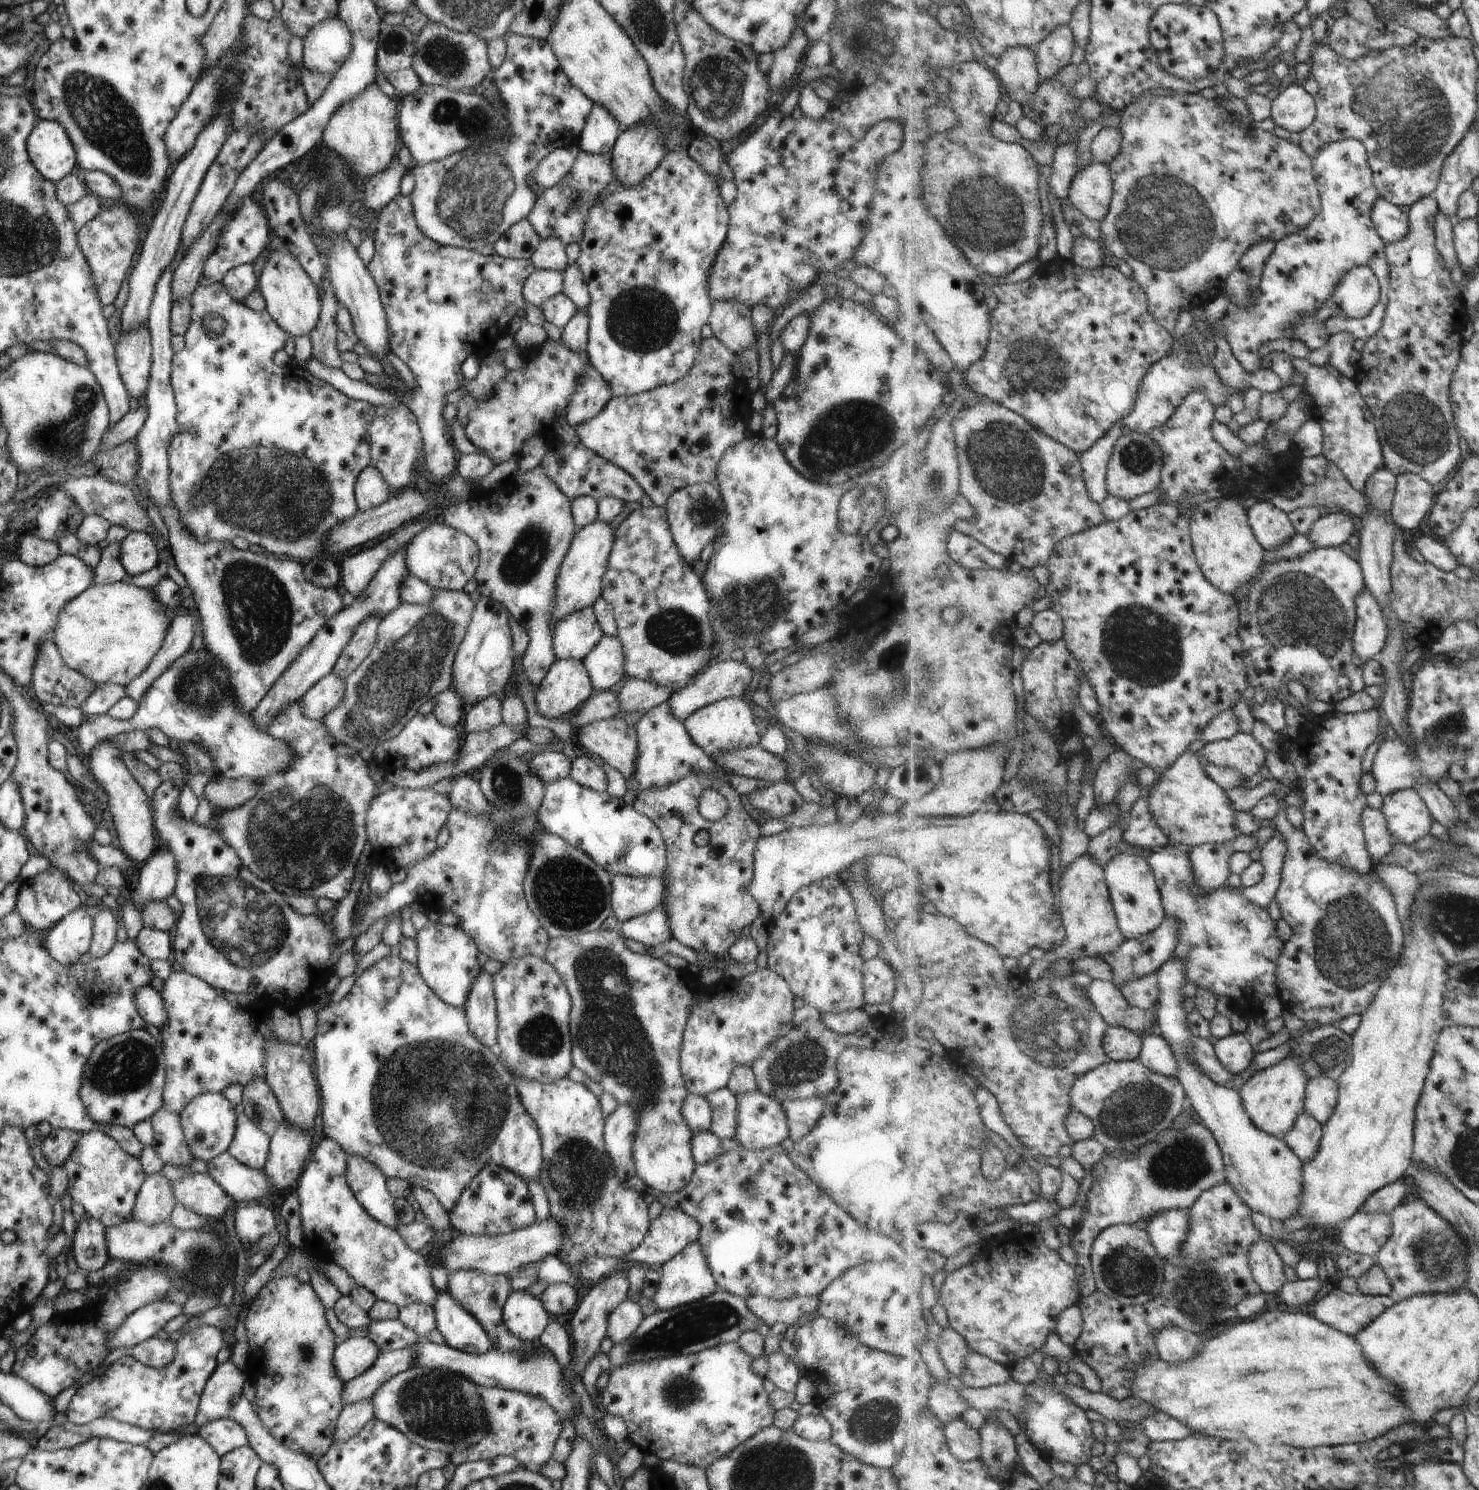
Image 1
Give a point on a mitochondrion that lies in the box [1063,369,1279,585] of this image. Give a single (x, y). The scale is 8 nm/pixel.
(1137, 458)

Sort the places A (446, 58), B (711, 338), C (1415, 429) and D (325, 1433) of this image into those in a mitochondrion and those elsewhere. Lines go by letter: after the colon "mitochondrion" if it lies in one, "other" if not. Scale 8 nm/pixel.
A: mitochondrion
B: other
C: mitochondrion
D: other

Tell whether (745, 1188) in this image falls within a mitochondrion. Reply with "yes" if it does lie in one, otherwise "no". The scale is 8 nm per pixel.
yes

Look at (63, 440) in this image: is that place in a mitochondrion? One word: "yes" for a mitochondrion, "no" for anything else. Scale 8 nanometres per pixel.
yes

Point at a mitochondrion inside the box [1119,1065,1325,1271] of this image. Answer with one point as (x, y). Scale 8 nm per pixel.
(1181, 1163)

